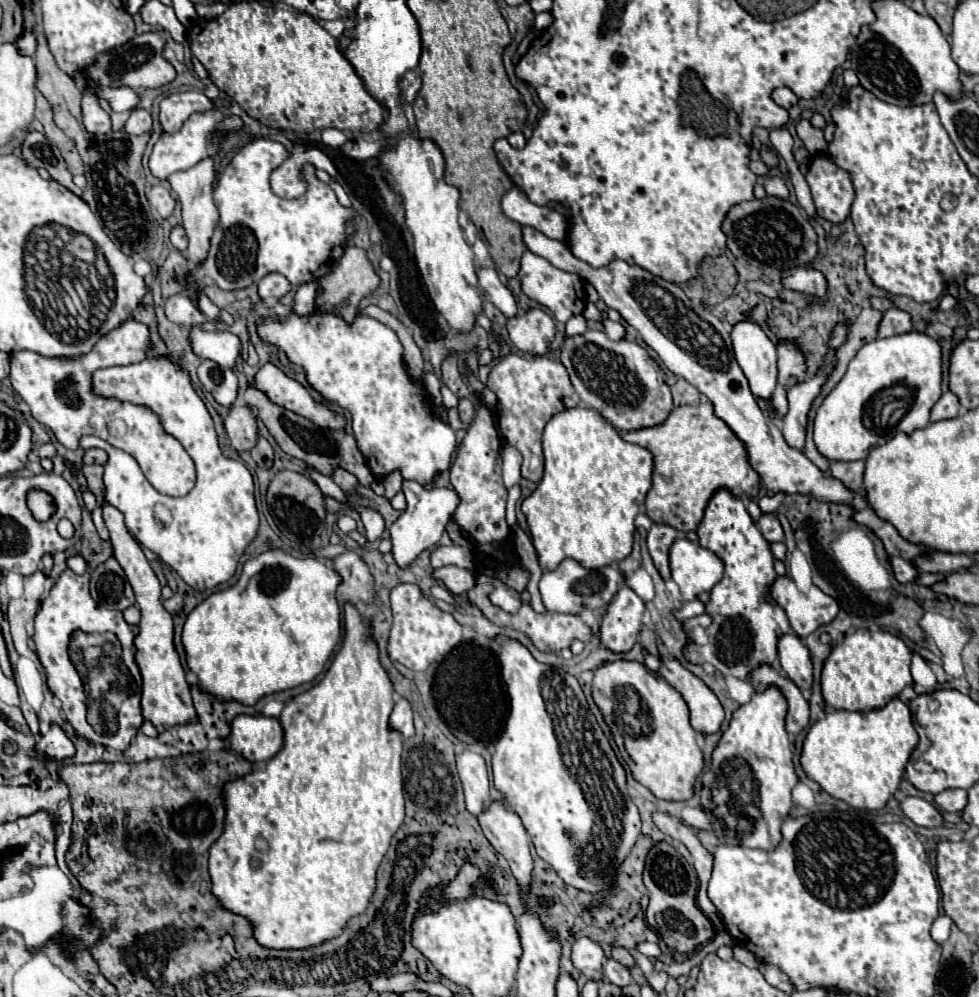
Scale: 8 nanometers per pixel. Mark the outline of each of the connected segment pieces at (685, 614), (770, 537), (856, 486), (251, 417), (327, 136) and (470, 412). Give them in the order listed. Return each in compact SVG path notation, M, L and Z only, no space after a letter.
M691 600L691 602L683 602L683 606L679 610L673 610L673 616L677 620L687 620L693 616L699 616L705 612L705 604L701 604L699 600Z
M763 514L757 526L767 542L783 542L783 528L775 514Z
M865 460L833 462L831 464L831 476L839 478L851 490L861 490L863 488L863 472L865 472Z
M235 404L225 418L225 430L237 452L251 450L257 444L257 416L245 404Z
M327 128L321 134L323 134L323 144L331 146L331 148L341 148L347 142L347 136L341 130L335 130L335 128Z
M461 398L459 400L459 416L463 422L471 422L473 416L475 416L475 410L473 410L473 402L469 398Z

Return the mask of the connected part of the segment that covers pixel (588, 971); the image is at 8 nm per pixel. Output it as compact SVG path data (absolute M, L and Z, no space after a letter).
M579 938L573 944L573 952L571 952L573 964L575 968L589 980L603 980L603 960L605 954L601 950L601 946L589 938Z

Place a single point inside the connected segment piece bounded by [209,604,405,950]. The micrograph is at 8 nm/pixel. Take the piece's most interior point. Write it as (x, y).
(302, 840)

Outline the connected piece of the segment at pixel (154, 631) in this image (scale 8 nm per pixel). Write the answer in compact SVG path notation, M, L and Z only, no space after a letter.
M101 504L101 506L103 506L105 524L109 528L109 536L113 542L115 558L117 558L119 566L125 570L125 574L133 586L133 592L135 592L135 598L137 598L137 604L141 610L139 636L135 638L135 648L137 648L135 662L143 676L143 694L141 694L143 716L145 716L145 720L153 722L155 726L165 726L165 728L179 726L179 724L191 724L191 722L195 722L195 706L191 700L191 688L185 680L185 670L181 666L179 654L173 644L173 618L161 604L161 584L159 584L155 572L151 570L141 546L135 542L135 538L125 528L123 514L109 504Z

